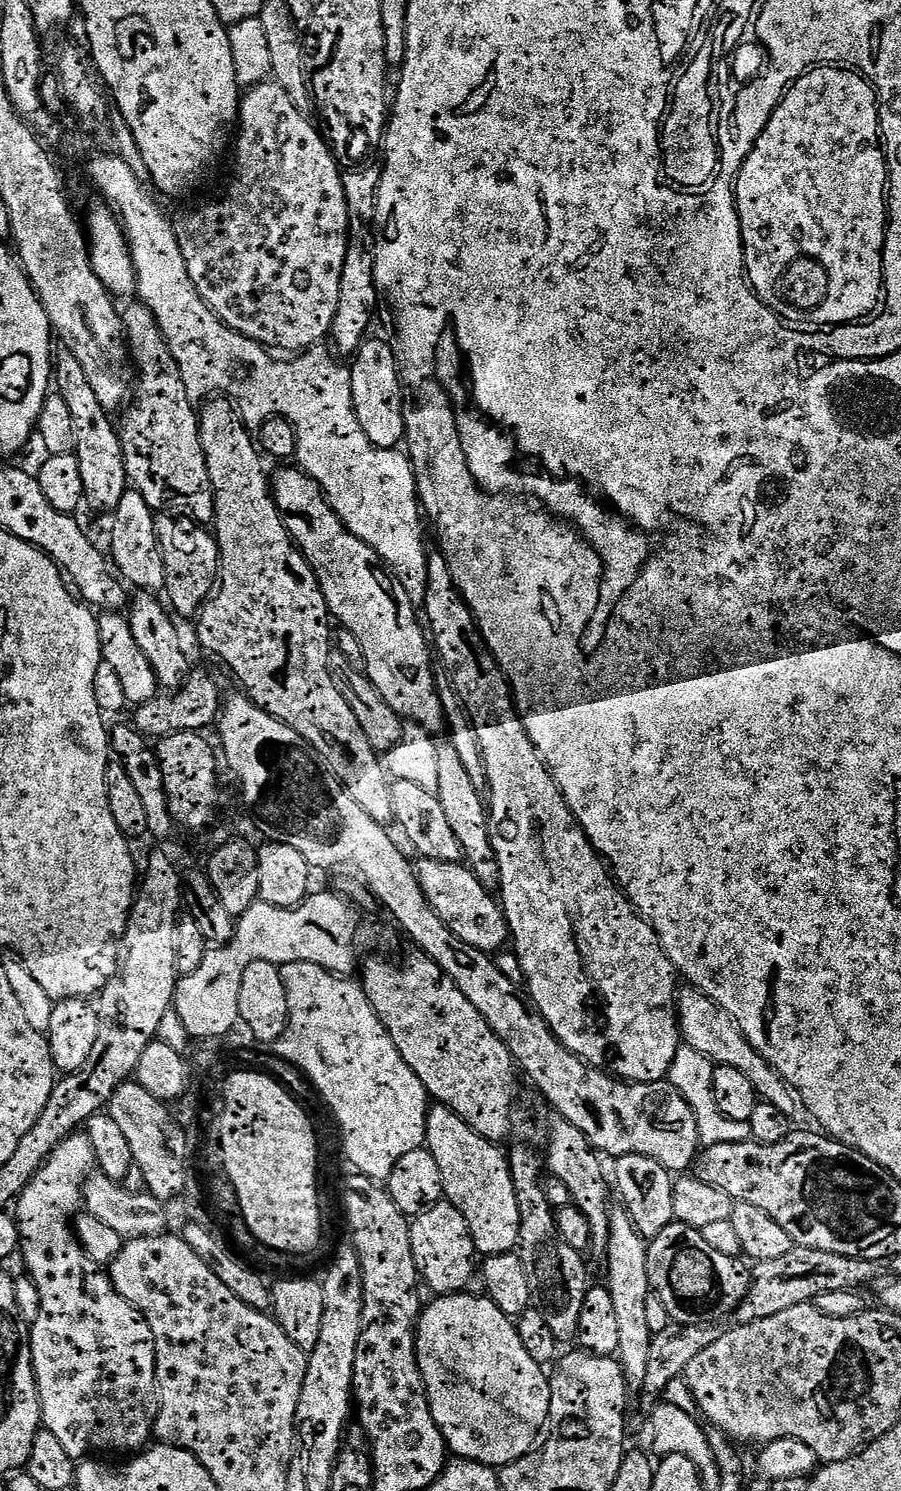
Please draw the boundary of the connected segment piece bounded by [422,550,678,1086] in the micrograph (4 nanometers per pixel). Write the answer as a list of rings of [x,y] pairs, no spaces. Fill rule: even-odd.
[[[436,550],[428,557],[428,589],[426,590],[426,598],[422,605],[422,612],[428,615],[427,627],[430,629],[431,639],[434,641],[434,652],[444,663],[443,671],[446,673],[452,685],[456,688],[456,693],[460,696],[460,703],[464,706],[464,711],[468,713],[468,719],[472,722],[472,727],[475,729],[476,738],[480,750],[486,750],[486,759],[484,760],[484,780],[488,784],[488,792],[486,788],[486,811],[488,814],[488,837],[492,843],[492,849],[496,855],[498,862],[498,900],[504,909],[504,916],[508,920],[508,930],[510,933],[511,947],[516,947],[516,960],[520,963],[520,972],[524,975],[524,984],[528,987],[527,999],[530,1001],[531,1007],[535,1009],[541,1020],[548,1025],[560,1045],[566,1050],[570,1050],[573,1056],[583,1060],[585,1064],[597,1069],[603,1070],[605,1073],[611,1074],[613,1077],[619,1078],[621,1081],[633,1084],[651,1084],[659,1085],[659,1080],[663,1081],[668,1075],[670,1066],[674,1062],[678,1051],[678,1024],[675,1019],[668,1020],[668,1016],[664,1012],[668,1012],[672,1007],[675,1009],[676,1004],[676,980],[678,981],[677,973],[674,971],[671,962],[668,961],[668,956],[662,950],[656,952],[648,952],[648,936],[650,940],[650,925],[635,908],[632,907],[627,896],[618,887],[617,881],[610,875],[609,869],[606,867],[605,861],[602,859],[599,852],[592,847],[592,843],[588,840],[588,835],[580,829],[580,823],[574,818],[574,814],[568,808],[568,804],[564,801],[564,796],[560,793],[560,788],[548,772],[543,760],[536,753],[535,746],[528,738],[528,732],[524,729],[524,721],[518,715],[512,698],[512,689],[508,687],[508,682],[504,678],[498,665],[493,662],[492,654],[488,651],[485,643],[480,638],[480,629],[476,627],[475,620],[472,619],[472,612],[469,611],[468,605],[464,603],[463,597],[456,590],[456,584],[452,580],[448,560],[444,557],[443,552]],[[478,706],[486,706],[486,714],[478,716],[478,718],[488,718],[490,726],[478,726],[482,720],[472,720],[478,712],[468,712],[474,710]]]

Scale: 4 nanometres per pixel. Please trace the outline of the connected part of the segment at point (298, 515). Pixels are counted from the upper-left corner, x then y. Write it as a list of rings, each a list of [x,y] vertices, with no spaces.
[[[296,466],[281,468],[284,469],[277,476],[273,475],[270,480],[272,499],[276,501],[276,509],[284,519],[289,538],[300,549],[300,553],[311,566],[316,581],[320,583],[329,613],[335,619],[337,616],[348,627],[349,634],[360,643],[360,648],[364,651],[364,660],[368,663],[368,668],[366,667],[368,681],[376,687],[378,694],[390,706],[390,710],[399,714],[401,720],[408,724],[417,724],[430,734],[436,734],[440,727],[442,729],[445,727],[446,717],[440,701],[440,693],[436,690],[436,676],[434,671],[432,672],[434,656],[430,651],[430,640],[425,629],[416,622],[407,625],[403,621],[403,616],[398,611],[401,601],[392,593],[393,577],[378,563],[376,551],[345,528],[328,504],[319,485]]]

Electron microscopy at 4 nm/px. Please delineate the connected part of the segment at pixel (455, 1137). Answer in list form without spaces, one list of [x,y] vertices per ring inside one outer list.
[[[436,1106],[428,1113],[428,1134],[426,1150],[438,1164],[443,1195],[447,1203],[455,1204],[464,1216],[468,1232],[472,1235],[472,1244],[477,1253],[483,1256],[500,1256],[517,1247],[520,1243],[520,1203],[516,1197],[516,1182],[512,1178],[509,1161],[504,1161],[497,1145],[478,1135],[464,1120],[456,1116],[449,1108]]]

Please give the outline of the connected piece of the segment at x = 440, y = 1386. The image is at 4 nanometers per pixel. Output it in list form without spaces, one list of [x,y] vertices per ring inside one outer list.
[[[440,1294],[435,1297],[436,1301],[432,1305],[425,1307],[418,1317],[418,1323],[414,1328],[416,1337],[416,1365],[420,1371],[420,1382],[424,1385],[424,1395],[428,1400],[428,1409],[432,1411],[434,1422],[438,1430],[444,1436],[444,1443],[447,1451],[452,1452],[453,1457],[459,1458],[464,1462],[473,1464],[484,1464],[488,1468],[502,1469],[506,1465],[512,1464],[515,1460],[523,1458],[525,1453],[531,1451],[532,1442],[522,1434],[526,1433],[528,1426],[525,1423],[526,1418],[522,1412],[528,1412],[531,1408],[536,1408],[540,1415],[547,1415],[550,1410],[550,1398],[552,1397],[552,1385],[545,1369],[537,1364],[536,1359],[524,1349],[524,1343],[520,1340],[520,1334],[517,1325],[509,1318],[508,1315],[499,1308],[493,1300],[480,1296],[464,1296],[465,1294]]]

